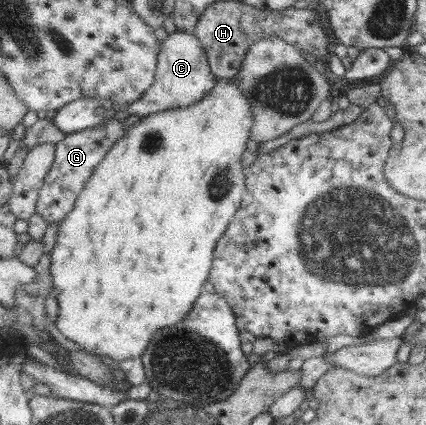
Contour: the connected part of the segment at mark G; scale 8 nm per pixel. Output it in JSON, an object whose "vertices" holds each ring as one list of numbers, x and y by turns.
{"vertices":[[122,120,110,121,105,125,68,134,62,142,56,144,56,162,44,180,37,204,37,213,46,219,48,225,62,225,62,221,74,211,76,200,84,191,86,183,92,179,97,166,107,158,116,142,127,136,129,127]]}

